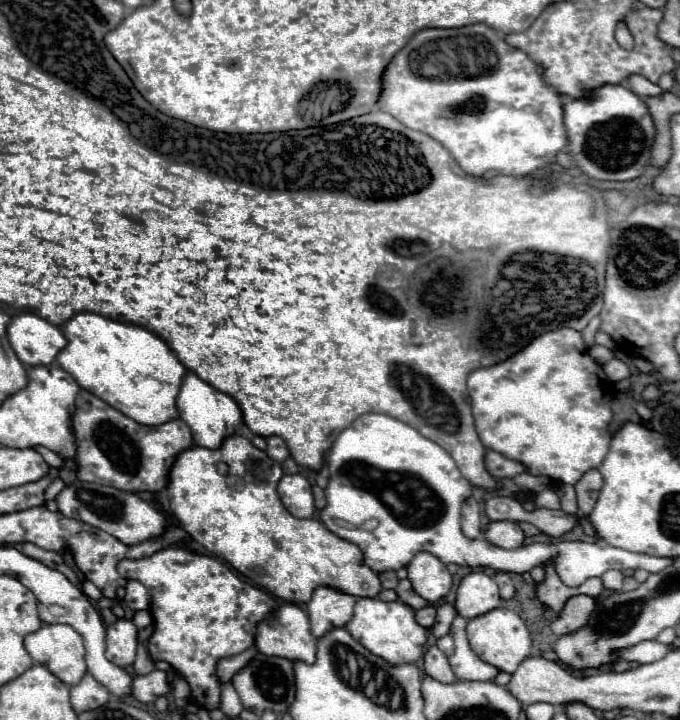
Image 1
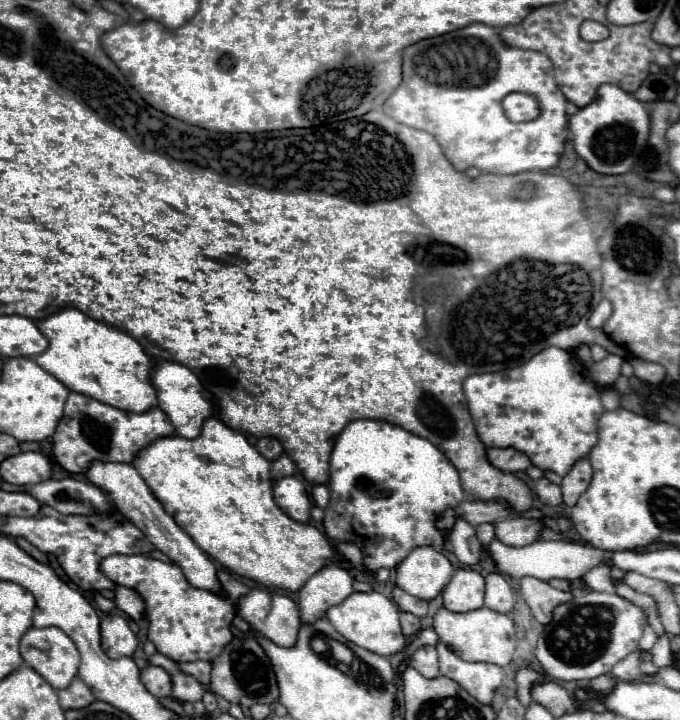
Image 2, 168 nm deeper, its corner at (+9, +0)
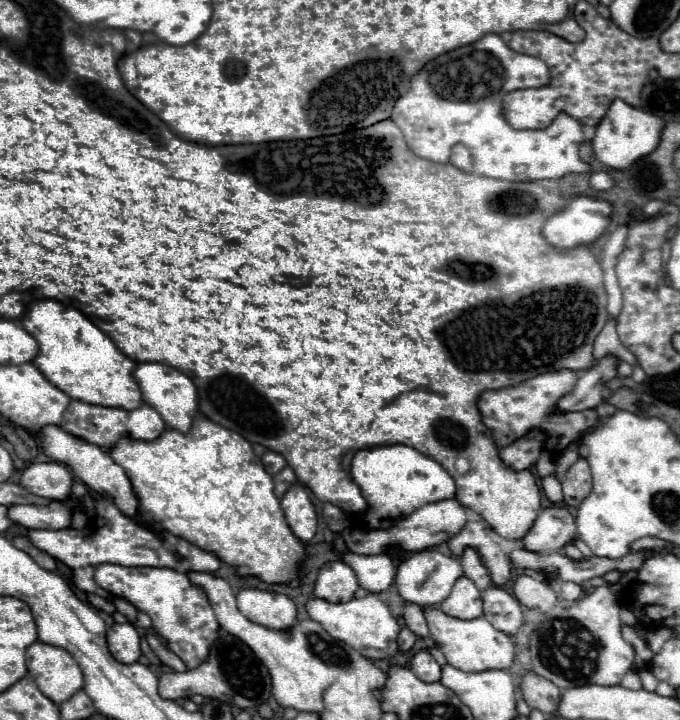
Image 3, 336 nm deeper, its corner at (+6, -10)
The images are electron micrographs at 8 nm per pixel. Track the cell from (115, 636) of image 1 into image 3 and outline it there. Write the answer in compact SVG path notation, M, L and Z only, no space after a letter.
M128 622L114 624L106 632L106 638L108 638L110 652L118 662L132 664L140 658L140 654L142 654L140 652L140 636L132 624L128 624Z

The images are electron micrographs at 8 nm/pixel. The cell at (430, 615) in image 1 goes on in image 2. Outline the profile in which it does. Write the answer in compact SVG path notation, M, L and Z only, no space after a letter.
M401 612L401 628L403 628L403 634L405 636L413 636L417 634L421 628L419 628L419 618L415 614L409 614L409 612Z

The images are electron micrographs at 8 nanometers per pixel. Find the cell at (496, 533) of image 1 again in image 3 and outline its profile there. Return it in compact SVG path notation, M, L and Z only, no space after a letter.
M564 506L544 508L530 532L524 536L524 548L530 552L554 552L576 538L576 520Z

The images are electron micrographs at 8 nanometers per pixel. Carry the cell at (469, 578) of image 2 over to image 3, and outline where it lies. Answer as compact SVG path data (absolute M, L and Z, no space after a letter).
M460 576L450 596L440 604L440 610L446 612L448 616L462 618L462 620L472 620L482 616L482 598L478 588L472 584L472 580L468 580L466 576Z

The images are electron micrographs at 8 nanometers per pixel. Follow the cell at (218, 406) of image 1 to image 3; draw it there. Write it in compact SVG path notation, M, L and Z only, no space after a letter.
M146 362L146 364L138 364L134 368L134 380L140 386L142 400L146 404L150 404L152 408L156 408L156 412L162 416L166 426L176 428L180 432L190 430L192 420L198 414L198 394L196 394L194 382L188 376L184 376L182 372L178 372L172 366L158 364L158 362Z

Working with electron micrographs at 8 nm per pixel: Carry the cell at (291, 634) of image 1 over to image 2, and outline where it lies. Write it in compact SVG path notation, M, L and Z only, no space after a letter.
M257 588L239 598L237 612L259 636L277 642L277 646L297 642L301 628L299 608L289 596Z

